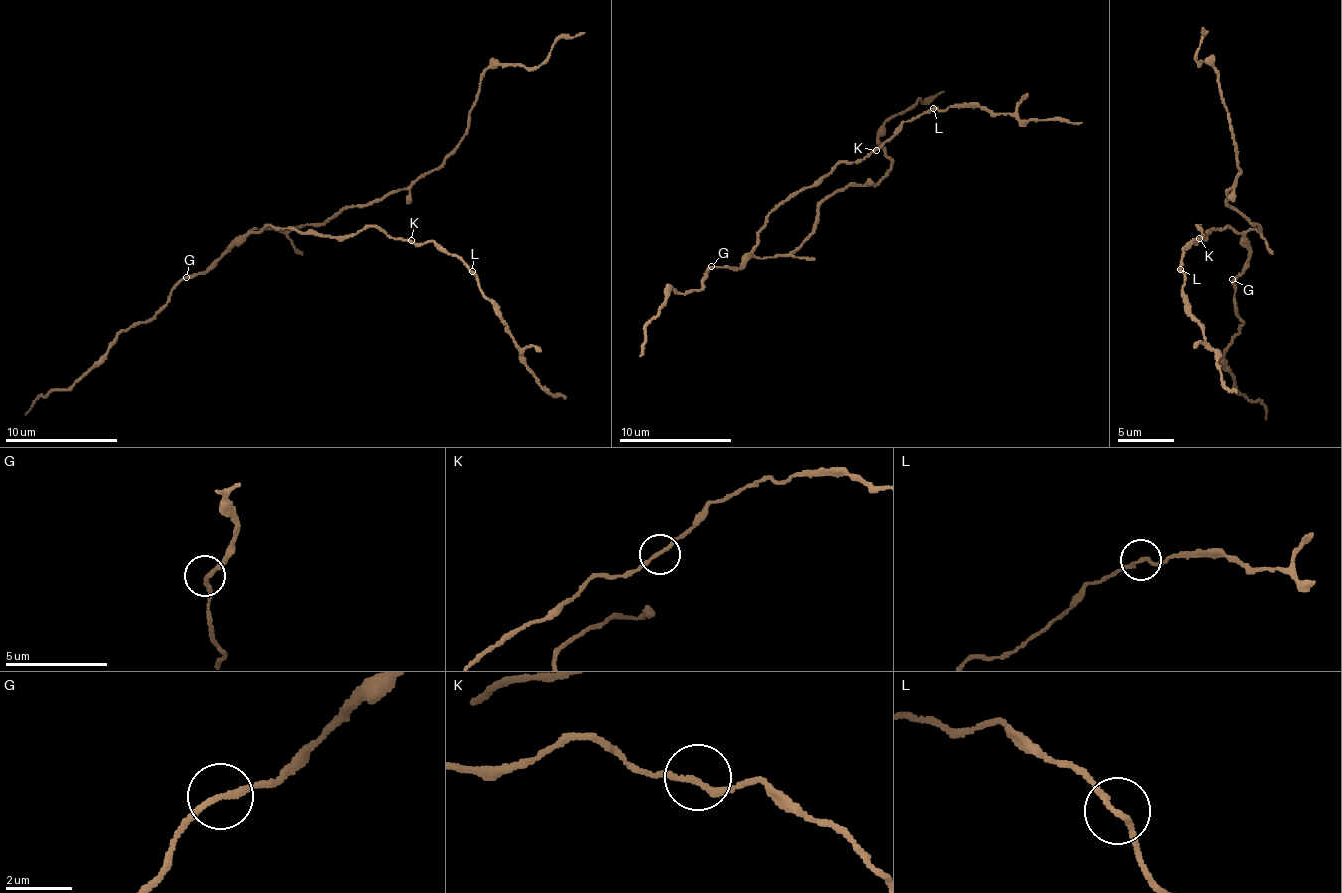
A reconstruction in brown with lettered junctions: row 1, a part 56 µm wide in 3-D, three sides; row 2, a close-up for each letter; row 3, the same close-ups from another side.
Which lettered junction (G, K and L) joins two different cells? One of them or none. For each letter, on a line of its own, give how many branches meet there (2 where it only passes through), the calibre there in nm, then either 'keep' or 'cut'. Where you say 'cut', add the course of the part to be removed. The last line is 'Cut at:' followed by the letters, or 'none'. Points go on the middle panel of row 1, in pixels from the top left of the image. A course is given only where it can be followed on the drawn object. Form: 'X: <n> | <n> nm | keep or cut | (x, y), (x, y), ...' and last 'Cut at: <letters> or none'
G: 2 | 170 nm | keep
K: 2 | 170 nm | keep
L: 2 | 170 nm | cut | (932, 108), (983, 107), (990, 113), (1008, 112), (1019, 121), (1082, 123)
Cut at: L

